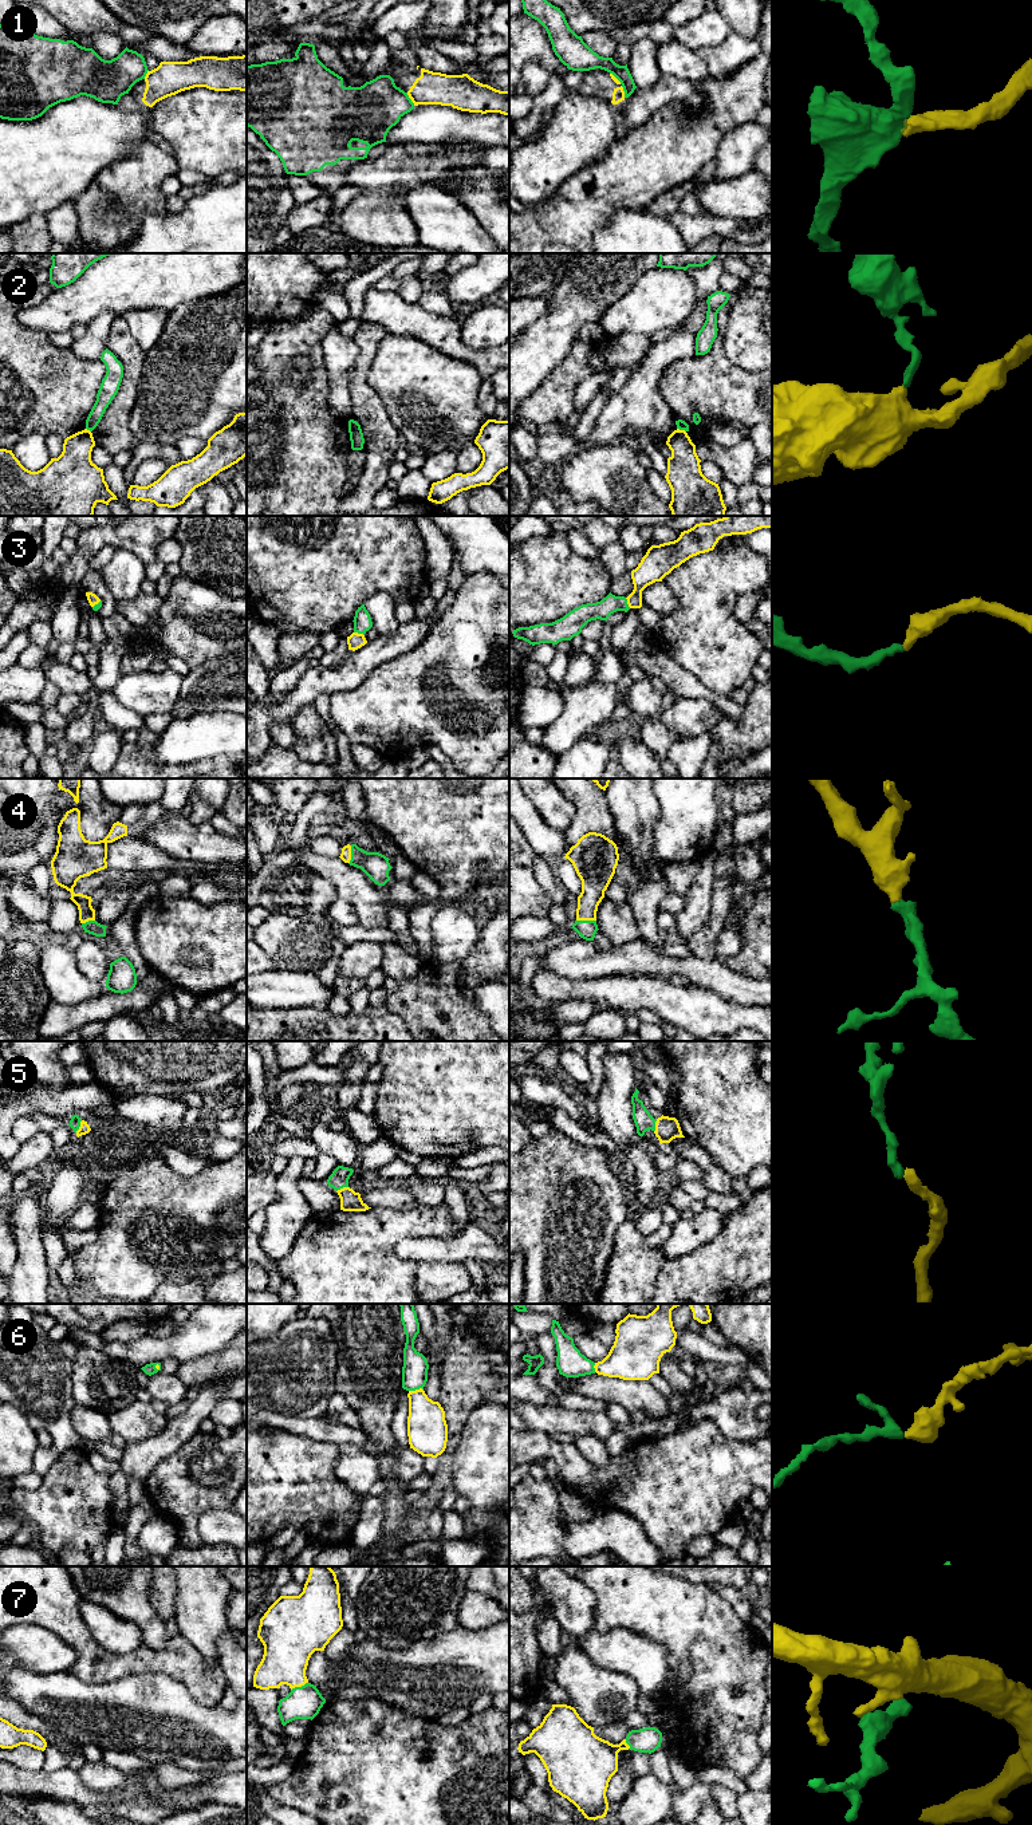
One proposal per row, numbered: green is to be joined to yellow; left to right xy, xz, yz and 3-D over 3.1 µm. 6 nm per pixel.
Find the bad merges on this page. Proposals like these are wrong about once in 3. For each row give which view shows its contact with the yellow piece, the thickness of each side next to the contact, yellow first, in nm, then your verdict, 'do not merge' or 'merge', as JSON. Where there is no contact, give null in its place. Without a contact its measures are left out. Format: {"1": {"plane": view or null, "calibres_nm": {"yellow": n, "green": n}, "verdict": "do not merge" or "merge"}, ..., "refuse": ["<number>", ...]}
{"1": {"plane": "xz", "calibres_nm": {"yellow": 190, "green": 320}, "verdict": "do not merge"}, "2": {"plane": "yz", "calibres_nm": {"yellow": 200, "green": 60}, "verdict": "do not merge"}, "3": {"plane": "xz", "calibres_nm": {"yellow": 100, "green": 110}, "verdict": "merge"}, "4": {"plane": "yz", "calibres_nm": {"yellow": 170, "green": 110}, "verdict": "merge"}, "5": {"plane": "xy", "calibres_nm": {"yellow": 70, "green": 70}, "verdict": "merge"}, "6": {"plane": "xz", "calibres_nm": {"yellow": 240, "green": 160}, "verdict": "merge"}, "7": {"plane": "xz", "calibres_nm": {"yellow": 300, "green": 200}, "verdict": "merge"}, "refuse": ["1", "2"]}

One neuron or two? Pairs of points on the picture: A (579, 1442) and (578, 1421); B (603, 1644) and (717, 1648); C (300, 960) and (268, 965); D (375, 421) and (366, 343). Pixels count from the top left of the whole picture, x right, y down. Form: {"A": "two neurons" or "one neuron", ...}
{"A": "two neurons", "B": "two neurons", "C": "two neurons", "D": "one neuron"}

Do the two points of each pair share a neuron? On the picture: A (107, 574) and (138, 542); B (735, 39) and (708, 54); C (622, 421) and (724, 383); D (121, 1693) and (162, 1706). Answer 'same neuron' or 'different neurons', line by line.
A: different neurons
B: same neuron
C: different neurons
D: same neuron

